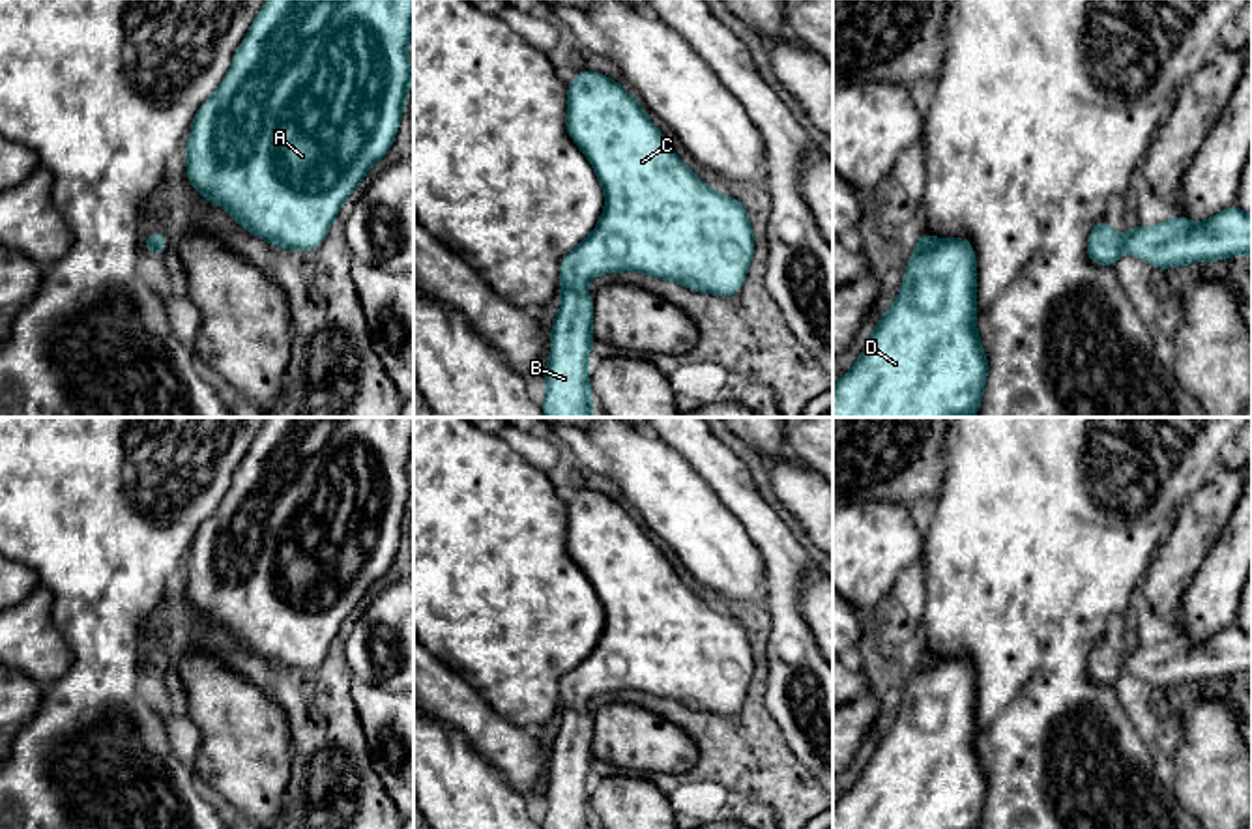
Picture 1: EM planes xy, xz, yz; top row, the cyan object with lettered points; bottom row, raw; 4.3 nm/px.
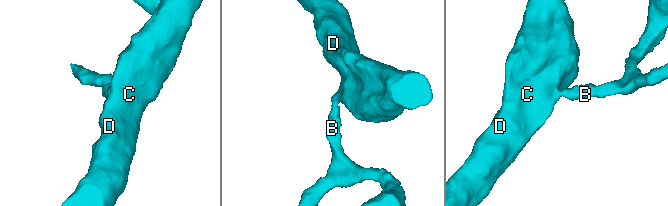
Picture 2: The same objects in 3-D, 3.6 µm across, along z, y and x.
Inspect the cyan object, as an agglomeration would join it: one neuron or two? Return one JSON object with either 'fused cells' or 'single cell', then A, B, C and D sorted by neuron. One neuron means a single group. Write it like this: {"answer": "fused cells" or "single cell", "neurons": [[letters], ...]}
{"answer": "single cell", "neurons": [["A", "B", "C", "D"]]}

